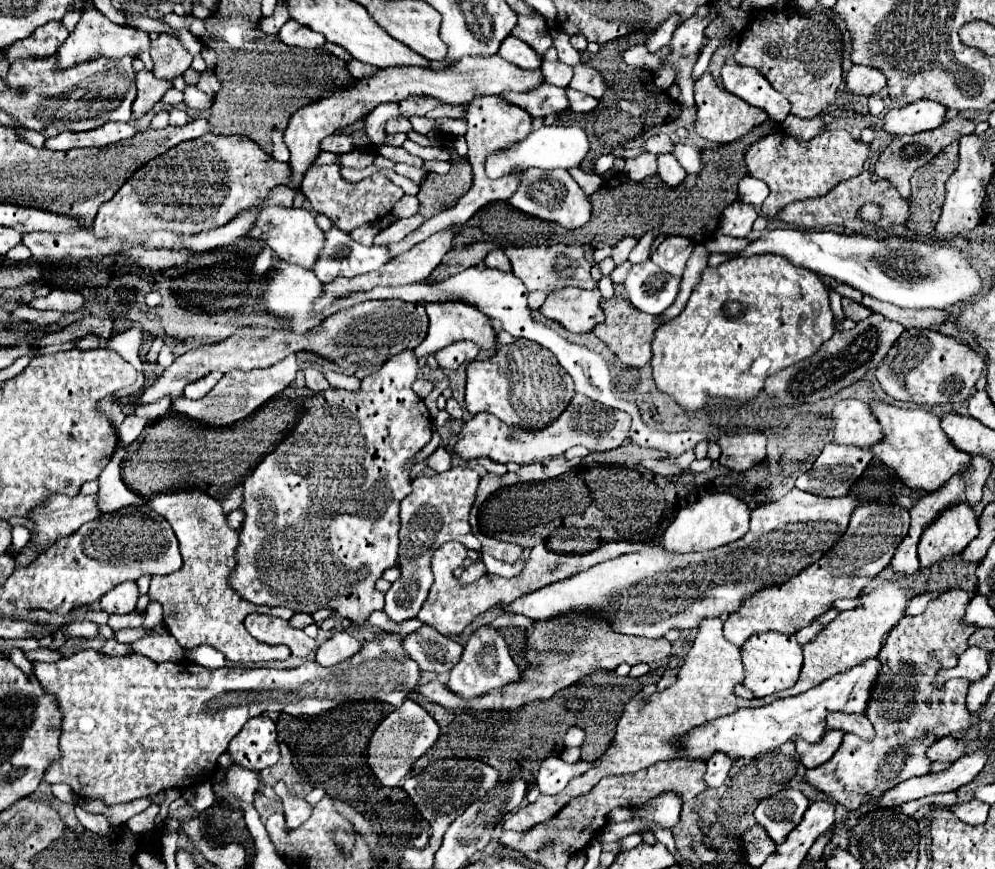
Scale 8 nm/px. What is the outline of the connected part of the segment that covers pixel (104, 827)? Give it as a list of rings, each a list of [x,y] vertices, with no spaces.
[[[75,805],[75,813],[77,813],[79,823],[81,823],[85,829],[89,829],[91,833],[97,833],[97,835],[107,835],[107,831],[109,831],[109,827],[111,827],[111,821],[109,821],[105,815],[103,815],[103,817],[91,815],[91,813],[83,811],[79,805]]]

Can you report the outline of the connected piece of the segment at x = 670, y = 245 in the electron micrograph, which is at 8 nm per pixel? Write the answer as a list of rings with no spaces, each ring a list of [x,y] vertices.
[[[667,237],[651,255],[651,261],[655,265],[659,265],[663,271],[669,271],[677,277],[683,275],[685,271],[685,265],[687,265],[687,259],[689,255],[693,253],[695,245],[691,239],[687,237]]]

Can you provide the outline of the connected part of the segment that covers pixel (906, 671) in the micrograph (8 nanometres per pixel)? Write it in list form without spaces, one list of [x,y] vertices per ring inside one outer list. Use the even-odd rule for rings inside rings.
[[[951,589],[933,603],[929,603],[921,615],[903,617],[899,625],[891,629],[877,655],[879,661],[883,661],[883,669],[879,669],[879,685],[871,689],[871,703],[867,703],[867,713],[865,713],[865,717],[871,719],[873,723],[875,737],[871,741],[863,741],[853,733],[845,735],[843,745],[839,747],[839,751],[835,751],[835,755],[827,763],[815,769],[807,769],[805,773],[807,785],[823,791],[827,797],[845,805],[847,809],[859,809],[859,805],[867,805],[871,797],[881,797],[883,791],[893,789],[901,781],[931,773],[931,761],[927,761],[927,749],[941,737],[961,733],[971,727],[971,713],[965,703],[971,683],[963,679],[951,679],[947,681],[947,685],[943,685],[943,689],[935,689],[935,685],[931,685],[931,681],[935,681],[935,671],[952,668],[958,663],[961,653],[969,647],[967,645],[969,637],[979,629],[975,625],[969,627],[963,621],[969,603],[971,595],[967,591]]]

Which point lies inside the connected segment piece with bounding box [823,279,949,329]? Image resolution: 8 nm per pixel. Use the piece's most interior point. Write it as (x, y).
(924, 318)

